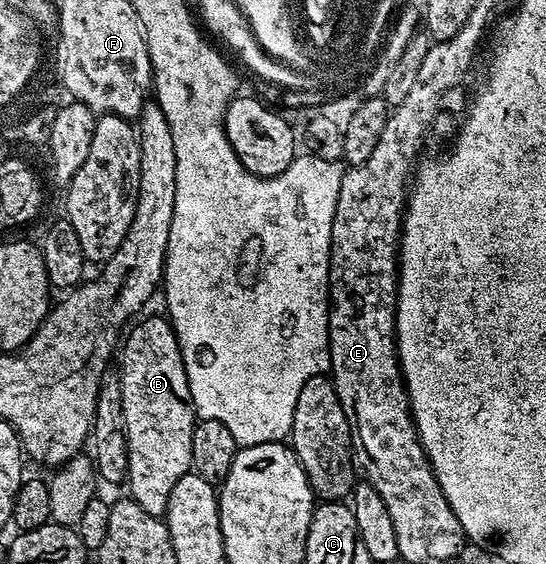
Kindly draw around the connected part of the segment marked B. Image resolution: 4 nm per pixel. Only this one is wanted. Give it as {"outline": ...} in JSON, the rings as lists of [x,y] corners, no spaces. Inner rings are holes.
{"outline":[[[158,315],[141,319],[125,332],[120,347],[128,451],[125,482],[130,483],[129,498],[134,499],[144,513],[162,517],[168,509],[172,489],[176,489],[176,481],[191,474],[192,433],[196,416],[194,405],[190,402],[188,377],[178,348],[178,338],[174,335],[174,326],[169,318],[163,316],[162,319]]]}

